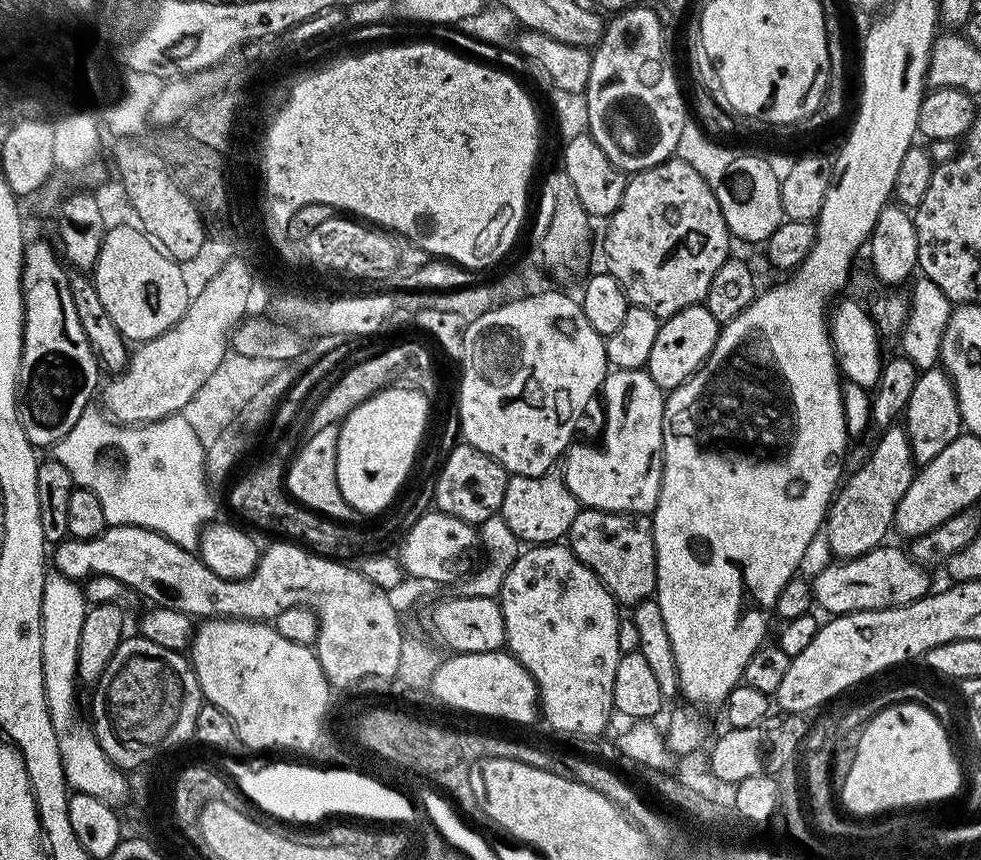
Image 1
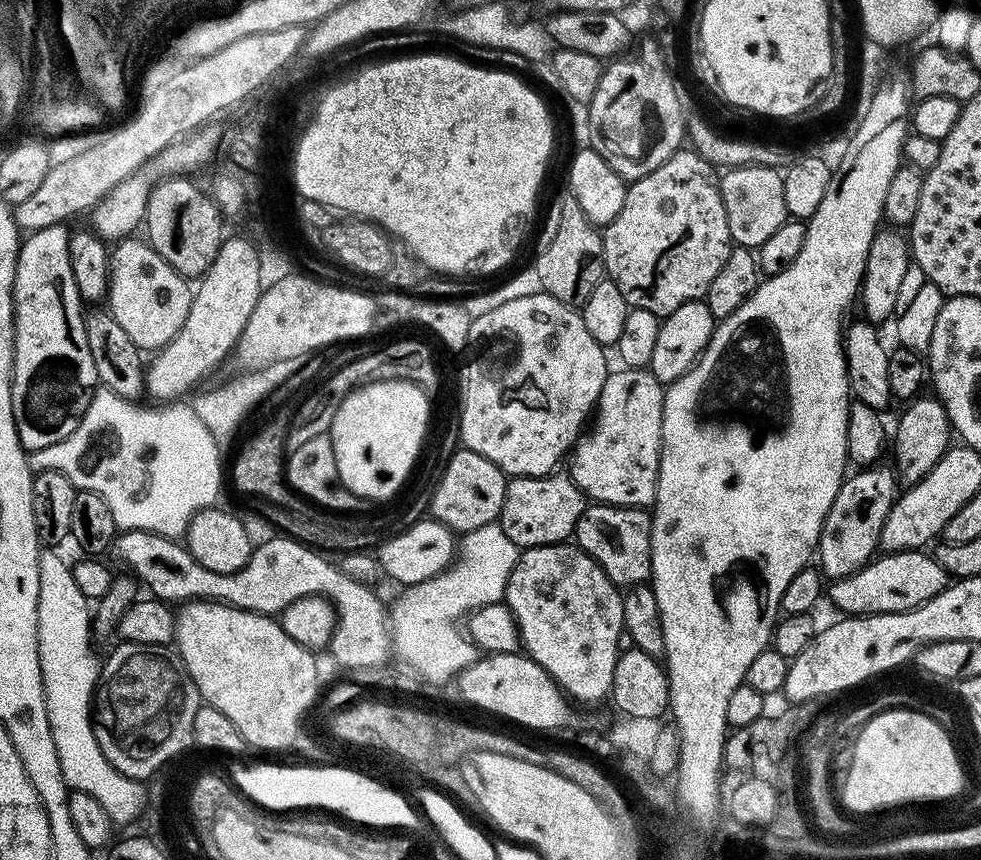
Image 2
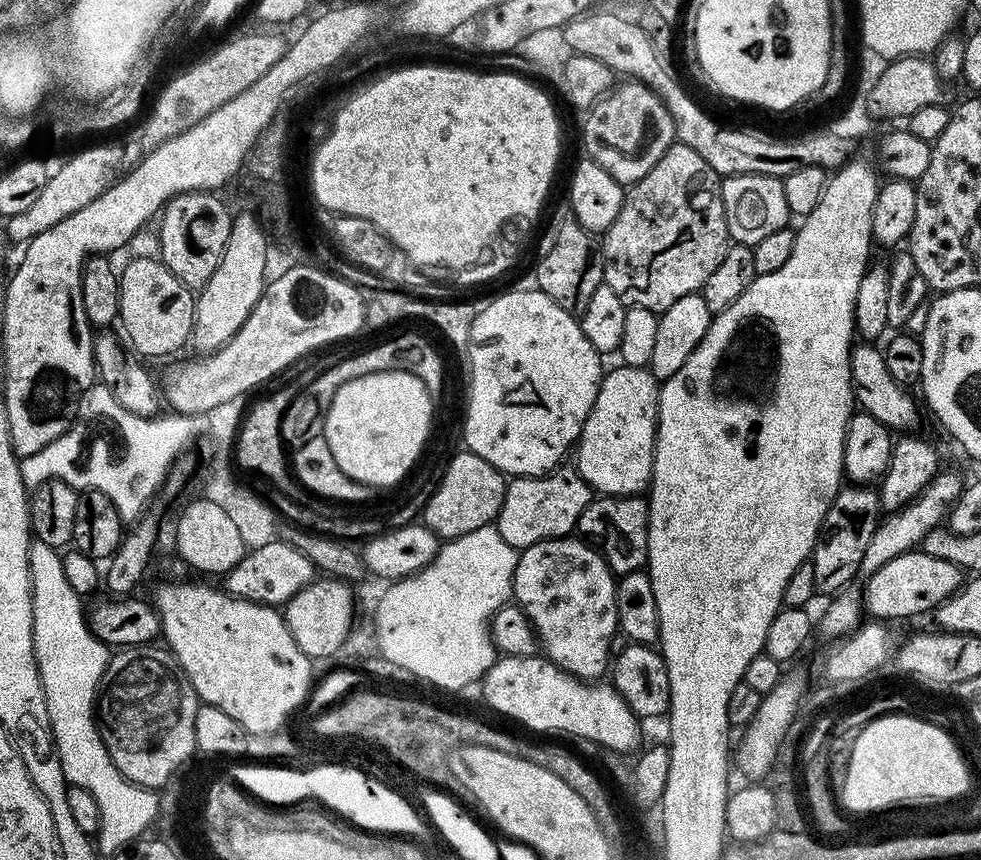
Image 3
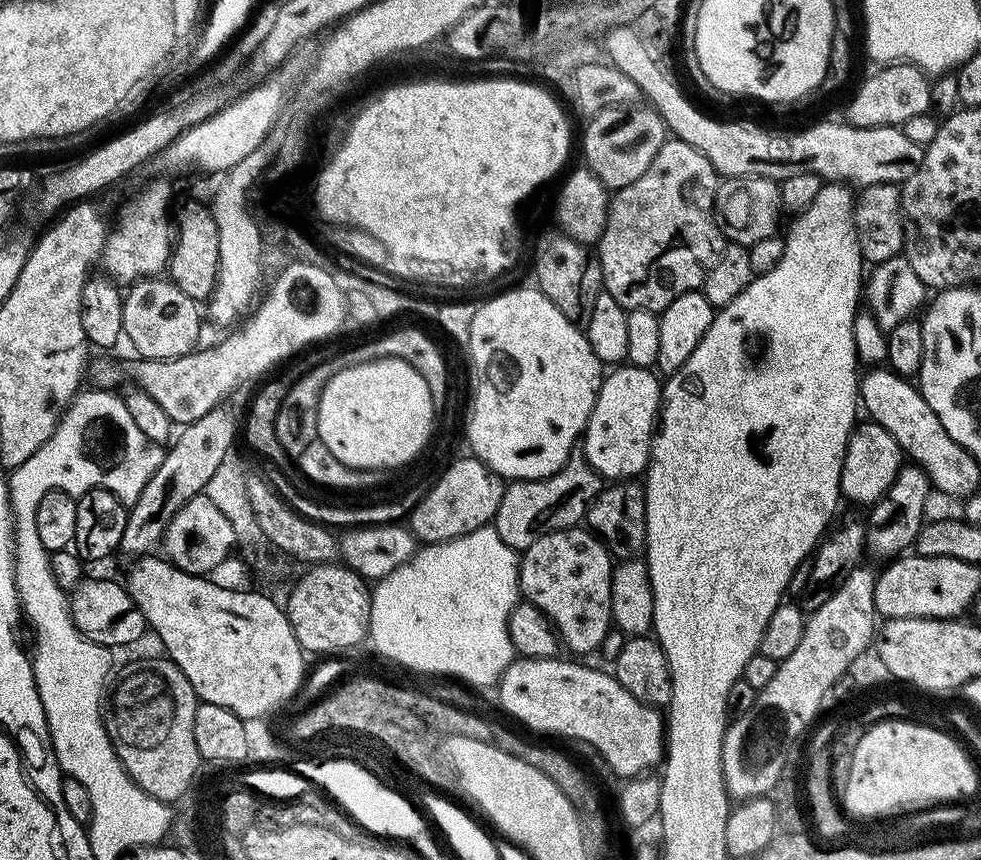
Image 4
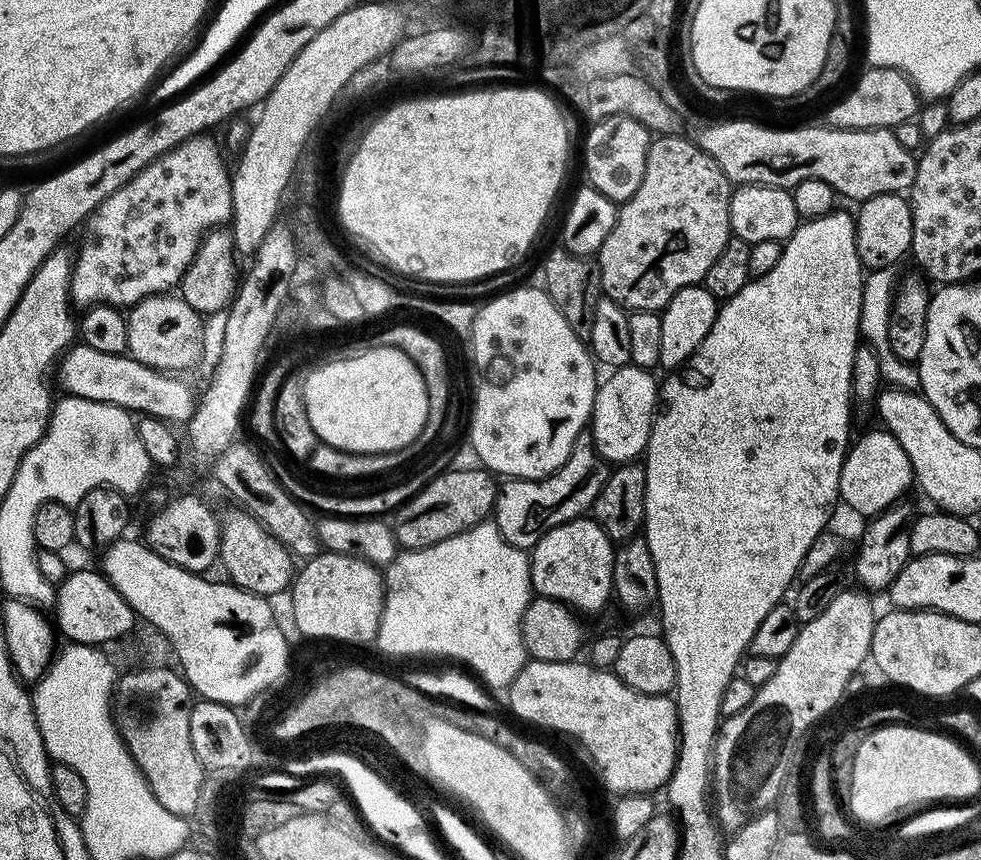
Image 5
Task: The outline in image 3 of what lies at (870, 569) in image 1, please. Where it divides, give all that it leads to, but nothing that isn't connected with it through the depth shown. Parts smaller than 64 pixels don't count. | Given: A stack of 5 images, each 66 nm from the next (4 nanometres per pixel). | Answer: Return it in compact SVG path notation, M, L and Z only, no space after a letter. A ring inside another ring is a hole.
M913 550L898 558L890 558L886 566L882 566L863 581L862 608L869 617L880 622L904 620L907 616L920 616L923 612L931 613L942 602L950 599L962 587L962 570L950 562L942 562L942 558L930 558L923 550Z

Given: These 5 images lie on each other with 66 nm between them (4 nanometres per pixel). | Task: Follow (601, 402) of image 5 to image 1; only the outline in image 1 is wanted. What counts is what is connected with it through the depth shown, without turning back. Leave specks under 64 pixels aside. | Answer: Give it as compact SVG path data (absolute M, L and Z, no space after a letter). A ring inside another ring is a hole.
M646 370L609 371L604 379L604 441L600 448L573 443L563 457L562 475L570 494L586 508L607 512L638 512L651 514L660 497L660 479L664 473L664 402L665 389L659 388Z

